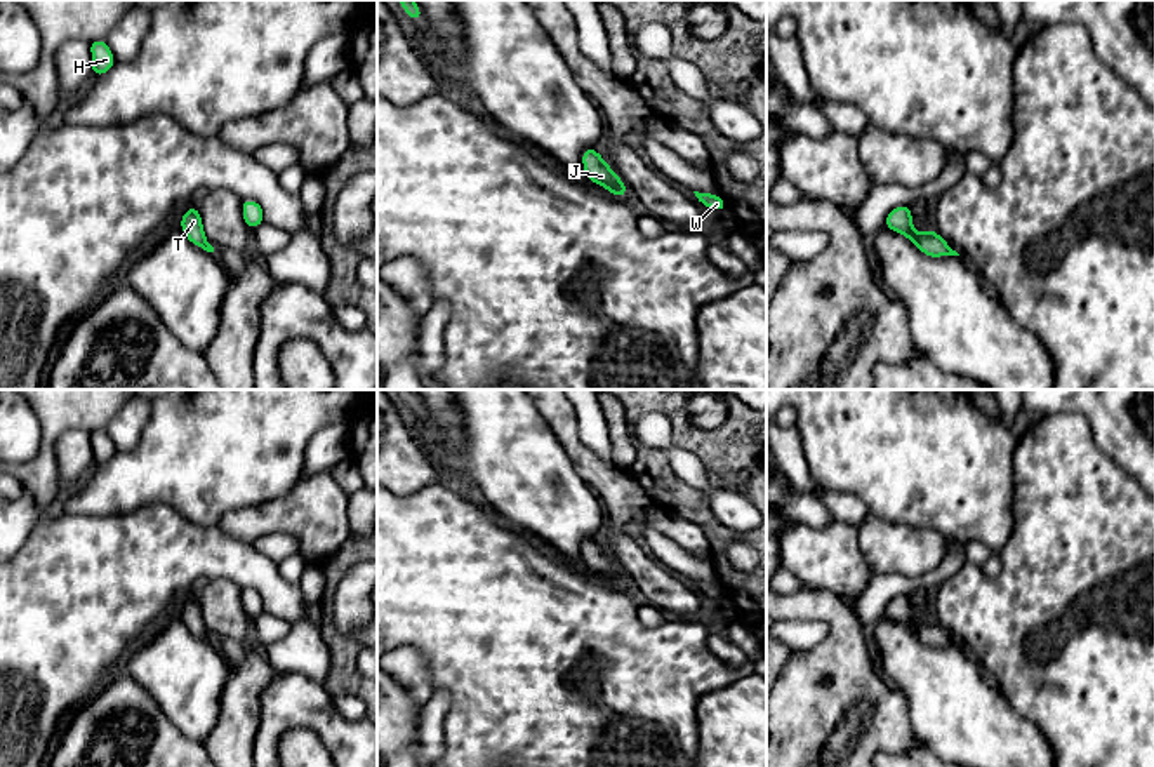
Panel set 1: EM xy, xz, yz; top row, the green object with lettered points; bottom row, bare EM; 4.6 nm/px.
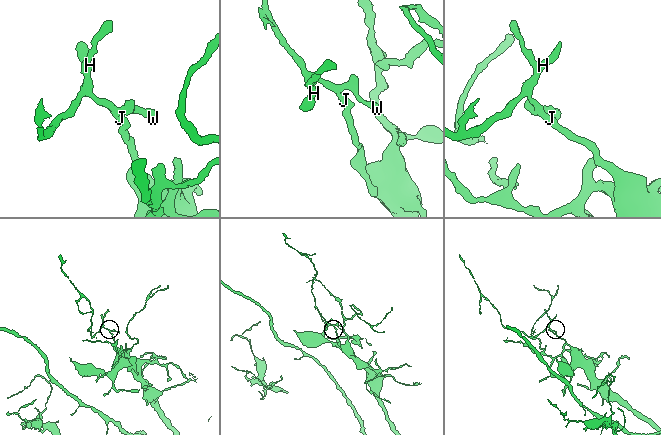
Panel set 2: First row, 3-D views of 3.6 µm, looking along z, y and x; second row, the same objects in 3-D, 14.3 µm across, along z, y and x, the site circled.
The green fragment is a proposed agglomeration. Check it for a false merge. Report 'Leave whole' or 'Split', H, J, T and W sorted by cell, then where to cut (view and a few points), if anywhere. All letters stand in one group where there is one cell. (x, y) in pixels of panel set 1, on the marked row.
Leave whole. Groups: H J T W. No split

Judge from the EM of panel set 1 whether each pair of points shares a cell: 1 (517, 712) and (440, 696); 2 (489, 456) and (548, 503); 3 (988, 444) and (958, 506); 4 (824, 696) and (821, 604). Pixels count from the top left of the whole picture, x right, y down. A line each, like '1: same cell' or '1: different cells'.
1: different cells
2: same cell
3: same cell
4: same cell

